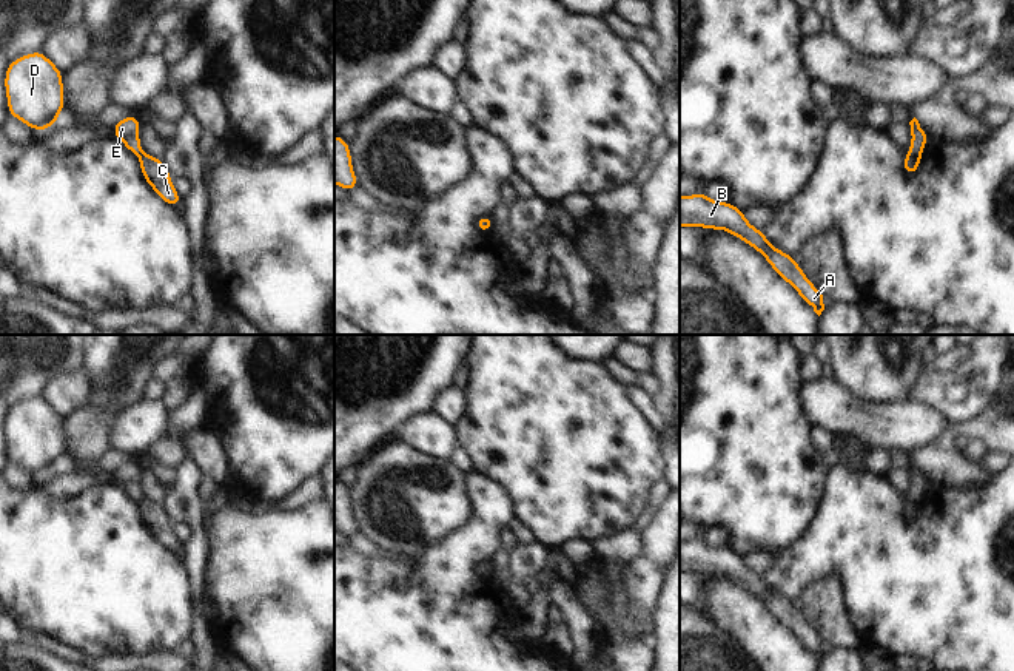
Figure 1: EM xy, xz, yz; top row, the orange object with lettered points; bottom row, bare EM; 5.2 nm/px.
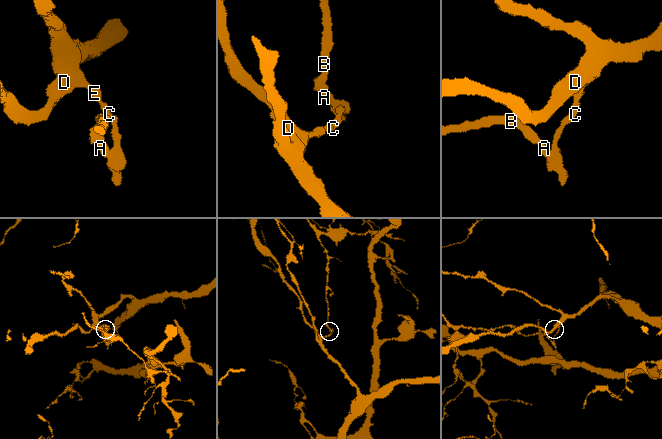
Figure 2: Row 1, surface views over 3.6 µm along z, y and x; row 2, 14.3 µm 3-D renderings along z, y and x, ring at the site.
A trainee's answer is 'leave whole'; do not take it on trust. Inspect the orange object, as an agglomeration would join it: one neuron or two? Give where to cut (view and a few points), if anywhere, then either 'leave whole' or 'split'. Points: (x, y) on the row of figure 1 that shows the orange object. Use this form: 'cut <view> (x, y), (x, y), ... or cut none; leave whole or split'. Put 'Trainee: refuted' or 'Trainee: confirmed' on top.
Trainee: refuted
cut yz (908, 151), (919, 159); split

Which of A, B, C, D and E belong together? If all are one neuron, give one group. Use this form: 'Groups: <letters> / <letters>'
Groups: A B C / D E.

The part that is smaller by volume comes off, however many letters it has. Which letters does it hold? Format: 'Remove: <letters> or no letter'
Remove: A, B, C

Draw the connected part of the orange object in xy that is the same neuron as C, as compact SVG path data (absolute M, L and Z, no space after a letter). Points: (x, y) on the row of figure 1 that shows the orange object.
M142 153L139 156L139 164L143 179L165 204L171 205L173 208L183 204L171 182L171 173L160 157Z

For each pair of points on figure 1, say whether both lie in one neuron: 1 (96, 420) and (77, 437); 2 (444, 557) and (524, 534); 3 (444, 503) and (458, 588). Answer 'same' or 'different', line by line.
1: same
2: different
3: different

